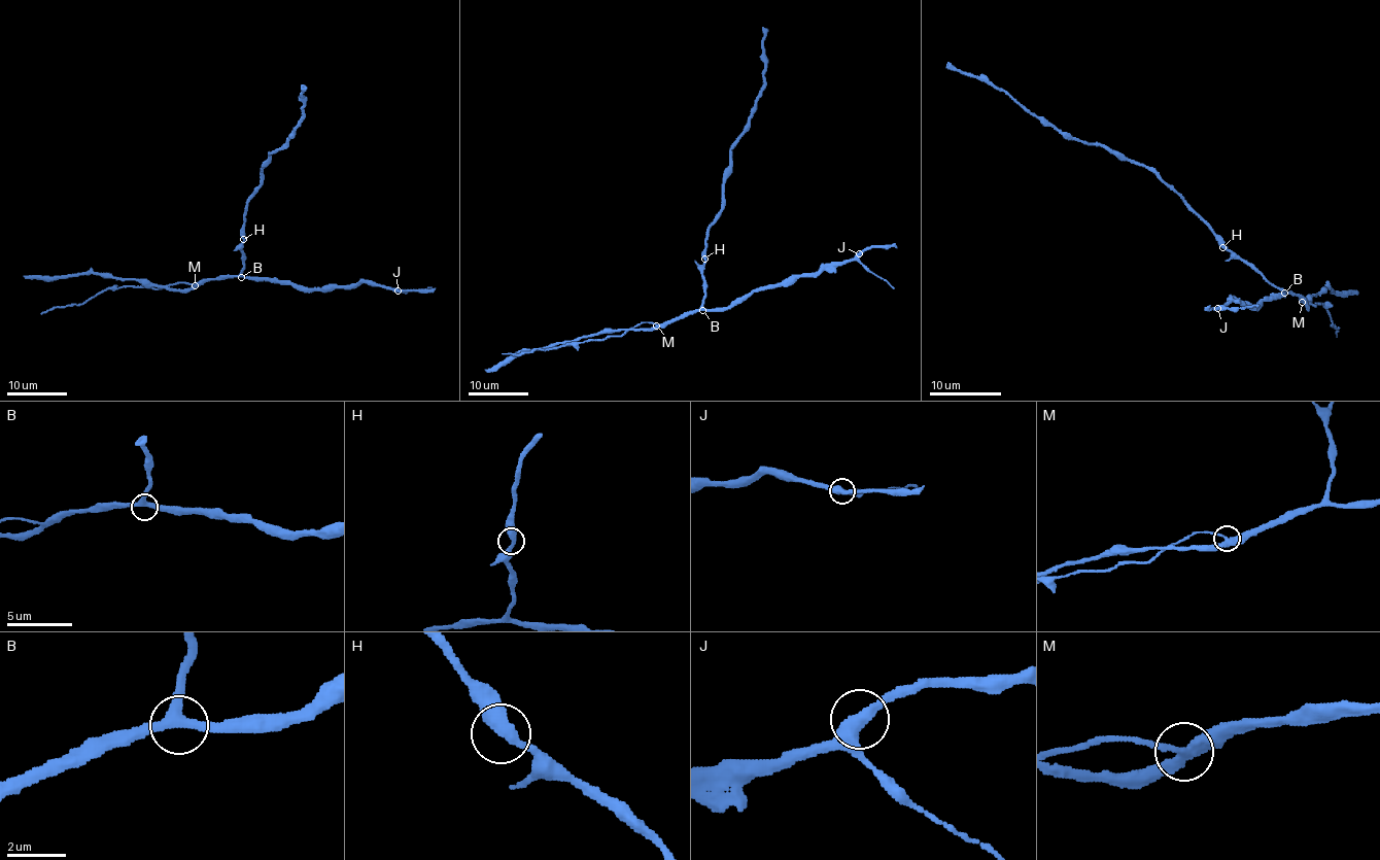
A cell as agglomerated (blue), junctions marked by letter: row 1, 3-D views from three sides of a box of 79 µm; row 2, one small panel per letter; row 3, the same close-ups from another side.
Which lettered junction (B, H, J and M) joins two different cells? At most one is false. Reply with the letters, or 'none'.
M

